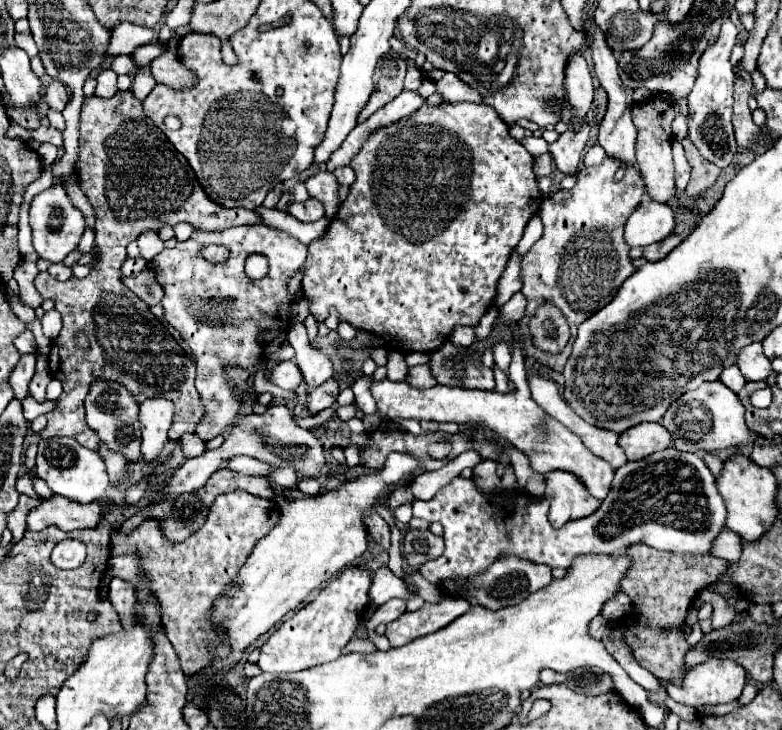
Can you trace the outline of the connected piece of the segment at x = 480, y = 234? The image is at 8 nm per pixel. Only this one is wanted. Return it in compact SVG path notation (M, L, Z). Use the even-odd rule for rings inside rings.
M442 102L438 106L424 104L418 112L372 132L370 138L362 144L360 152L350 162L356 180L350 186L346 202L342 202L338 214L334 216L334 220L340 220L346 226L346 230L326 230L324 236L308 244L308 256L302 266L302 298L310 302L310 314L316 318L316 322L324 322L330 316L330 310L336 310L340 322L348 322L358 330L378 334L386 342L394 342L391 344L393 347L407 352L434 352L448 340L454 326L478 326L480 318L492 306L498 278L502 276L512 250L520 242L528 220L540 208L542 194L538 190L536 176L532 172L532 162L534 158L530 156L530 152L520 142L510 138L508 124L494 112L494 108L486 104L470 104L470 102L460 102L460 104Z

